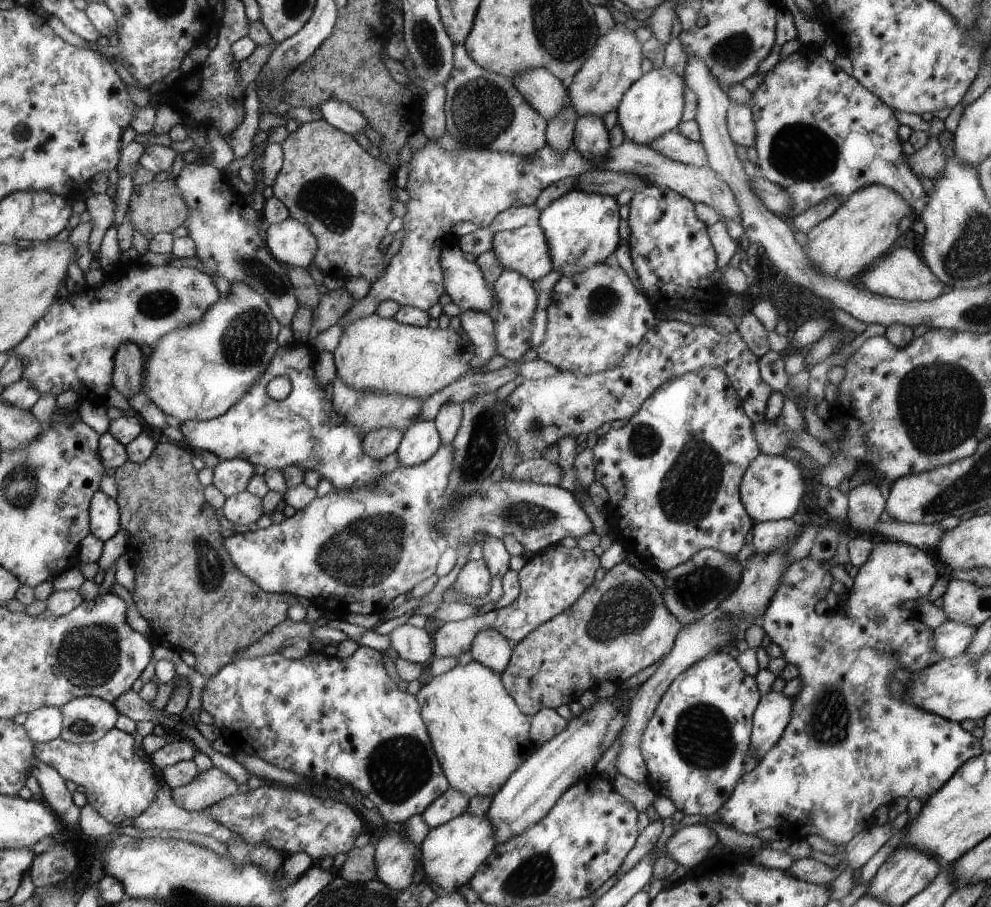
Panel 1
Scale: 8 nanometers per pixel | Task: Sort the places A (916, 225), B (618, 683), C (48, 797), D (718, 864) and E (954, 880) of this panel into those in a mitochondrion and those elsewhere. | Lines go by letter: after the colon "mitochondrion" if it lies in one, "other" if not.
A: other
B: other
C: other
D: other
E: other

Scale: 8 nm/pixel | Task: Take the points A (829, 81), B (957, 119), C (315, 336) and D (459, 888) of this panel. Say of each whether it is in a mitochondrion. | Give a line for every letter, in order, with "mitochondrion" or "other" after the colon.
A: other
B: other
C: other
D: other

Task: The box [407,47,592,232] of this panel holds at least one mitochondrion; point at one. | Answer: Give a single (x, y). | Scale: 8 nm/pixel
(483, 102)

